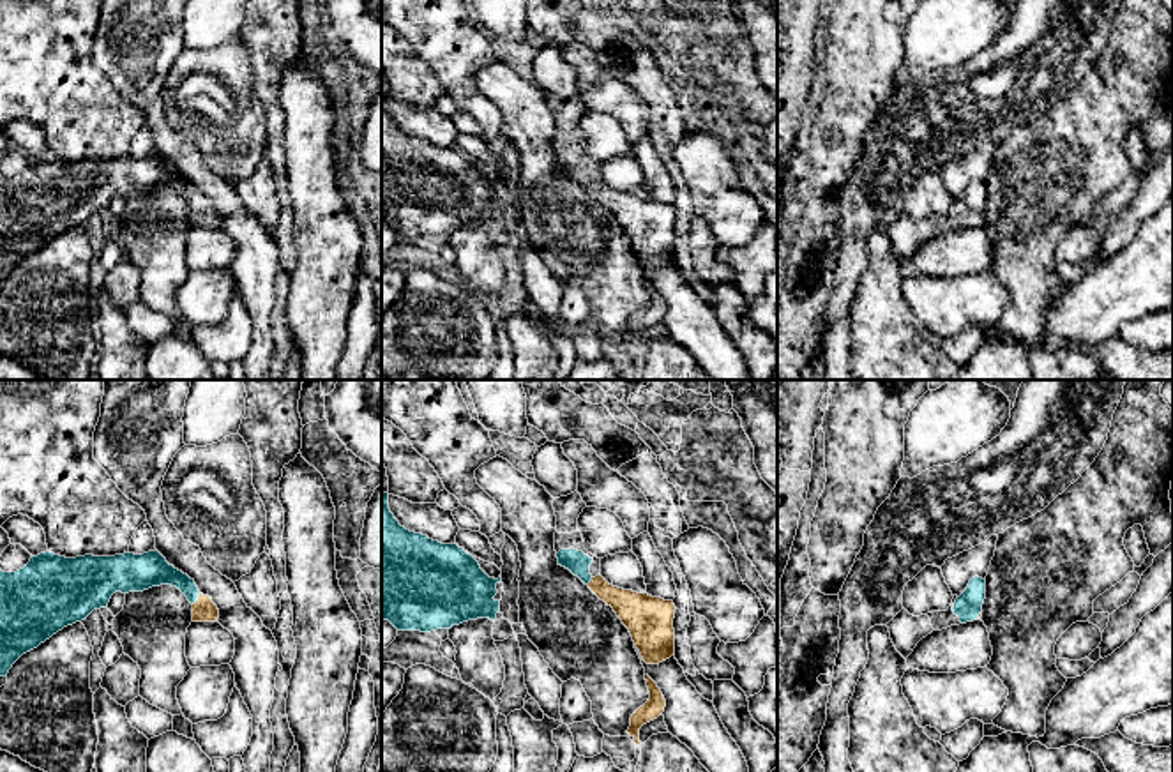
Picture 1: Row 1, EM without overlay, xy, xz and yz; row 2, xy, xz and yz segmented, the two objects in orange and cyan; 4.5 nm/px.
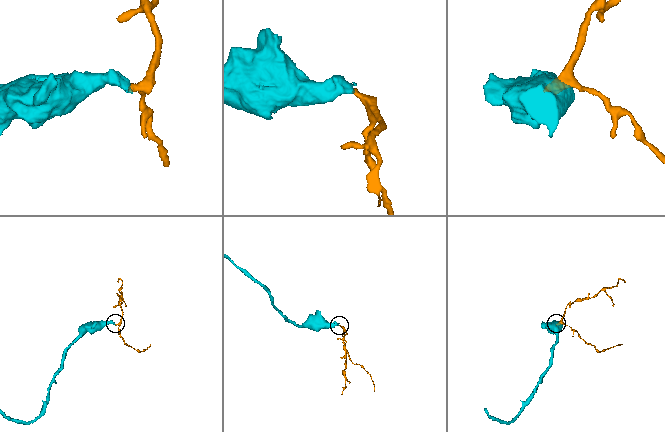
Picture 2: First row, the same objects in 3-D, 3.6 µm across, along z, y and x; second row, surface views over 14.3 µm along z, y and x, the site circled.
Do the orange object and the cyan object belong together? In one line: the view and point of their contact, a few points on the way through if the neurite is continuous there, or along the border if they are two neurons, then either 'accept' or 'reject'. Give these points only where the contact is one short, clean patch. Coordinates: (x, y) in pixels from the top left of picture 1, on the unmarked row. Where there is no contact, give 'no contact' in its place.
contact xy (198, 204); way xy (204, 214), (198, 204), (177, 182), (152, 174); accept

